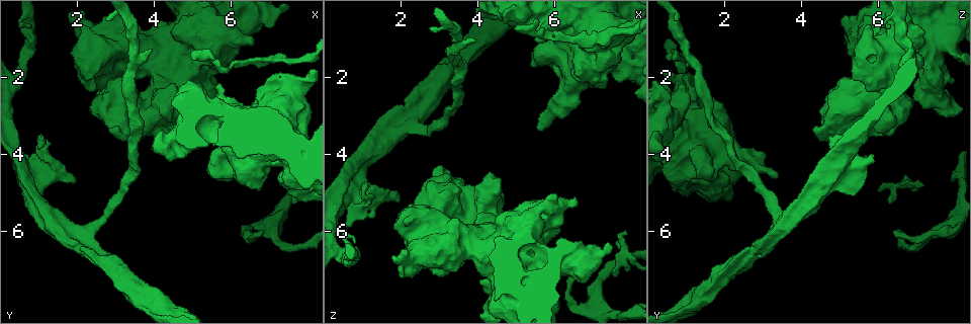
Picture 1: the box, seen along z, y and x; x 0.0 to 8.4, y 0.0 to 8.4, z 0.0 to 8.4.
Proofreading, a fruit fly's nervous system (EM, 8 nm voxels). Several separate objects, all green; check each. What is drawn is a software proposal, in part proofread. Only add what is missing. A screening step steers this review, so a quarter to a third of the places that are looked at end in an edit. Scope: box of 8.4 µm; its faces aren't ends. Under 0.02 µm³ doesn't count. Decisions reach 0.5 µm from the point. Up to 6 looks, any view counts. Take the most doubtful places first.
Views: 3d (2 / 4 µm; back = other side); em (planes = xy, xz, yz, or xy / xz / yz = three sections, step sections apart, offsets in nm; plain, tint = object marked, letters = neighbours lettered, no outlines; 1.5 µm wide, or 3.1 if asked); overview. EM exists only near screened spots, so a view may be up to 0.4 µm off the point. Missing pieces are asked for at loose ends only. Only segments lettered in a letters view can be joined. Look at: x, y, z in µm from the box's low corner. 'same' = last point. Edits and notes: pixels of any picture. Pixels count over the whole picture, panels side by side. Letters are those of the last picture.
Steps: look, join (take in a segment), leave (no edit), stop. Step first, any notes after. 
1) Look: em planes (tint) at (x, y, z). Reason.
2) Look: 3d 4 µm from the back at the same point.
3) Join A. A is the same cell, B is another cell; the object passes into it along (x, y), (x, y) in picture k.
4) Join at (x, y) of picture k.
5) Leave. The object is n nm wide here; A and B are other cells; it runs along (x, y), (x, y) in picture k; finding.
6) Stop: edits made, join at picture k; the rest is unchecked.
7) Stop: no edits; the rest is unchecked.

Look: em xy step 8 (tint) at (5.00, 1.40, 0.80). Tapers out.

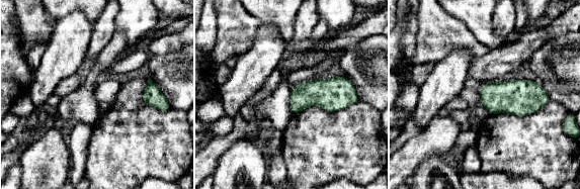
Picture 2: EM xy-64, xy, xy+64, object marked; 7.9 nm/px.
Look: em planes (letters) at the same point. Another direction.

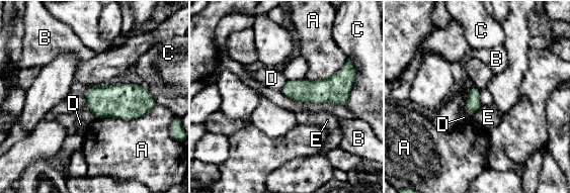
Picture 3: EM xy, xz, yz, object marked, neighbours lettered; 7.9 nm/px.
Leave. The longest contact is with A, 500 nm; A, B, C, D and E are other cells; a border runs along (86, 106), (96, 117) in picture 3; no lettered segment goes on from it.

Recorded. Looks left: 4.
Look: 3d 2 µm at (6.65, 2.30, 1.20). An open end.

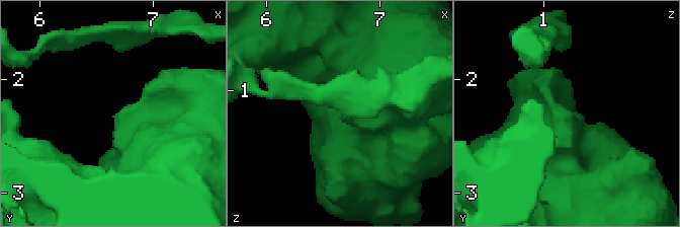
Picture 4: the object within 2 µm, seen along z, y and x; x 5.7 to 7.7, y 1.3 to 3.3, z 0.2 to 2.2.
Look: em xy step 4 (tint) at the same point. Shape alone is not enough.

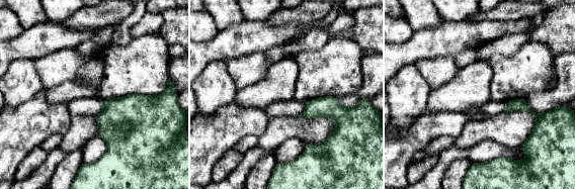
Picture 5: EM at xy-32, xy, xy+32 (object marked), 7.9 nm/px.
Look: em planes (letters) at the same point. Cut it another way.

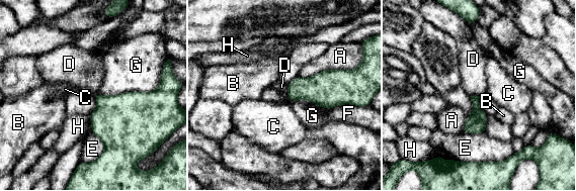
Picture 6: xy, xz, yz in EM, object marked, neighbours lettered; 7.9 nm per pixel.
Leave. A, B, C, D, E, F, G and H are other cells; no lettered segment goes on from it.

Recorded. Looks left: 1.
Stop: no edits; the rest is unchecked.

